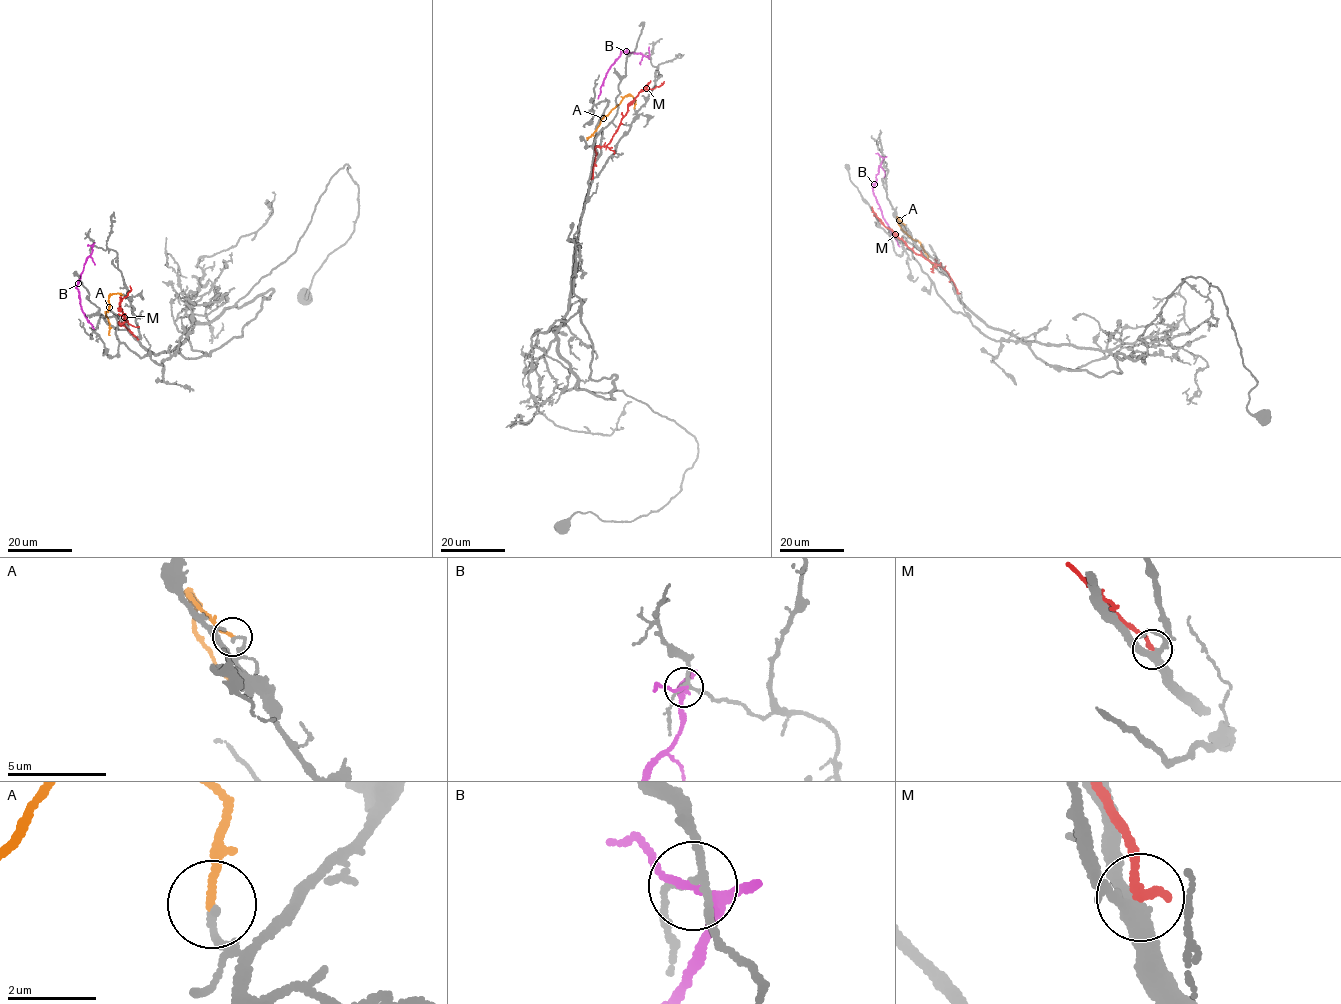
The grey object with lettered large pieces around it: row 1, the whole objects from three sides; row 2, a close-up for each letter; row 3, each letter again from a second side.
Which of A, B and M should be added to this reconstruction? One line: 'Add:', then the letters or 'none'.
Add: none

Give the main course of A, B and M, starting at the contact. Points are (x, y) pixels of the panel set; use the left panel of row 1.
A: (122, 294), (112, 294), (108, 299), (110, 305), (105, 314), (110, 335)
B: (92, 245), (92, 252), (86, 259), (76, 288), (81, 310), (94, 328)
M: (138, 339), (119, 324), (127, 321), (118, 307), (131, 289), (130, 285)

